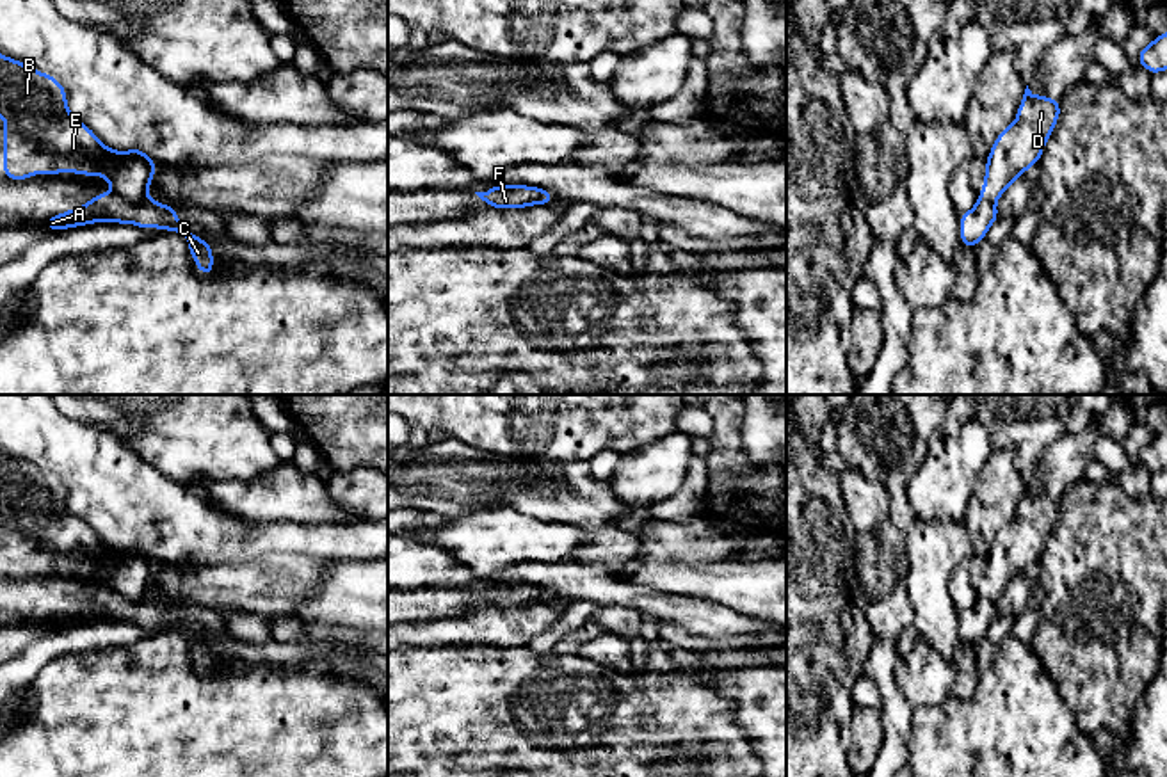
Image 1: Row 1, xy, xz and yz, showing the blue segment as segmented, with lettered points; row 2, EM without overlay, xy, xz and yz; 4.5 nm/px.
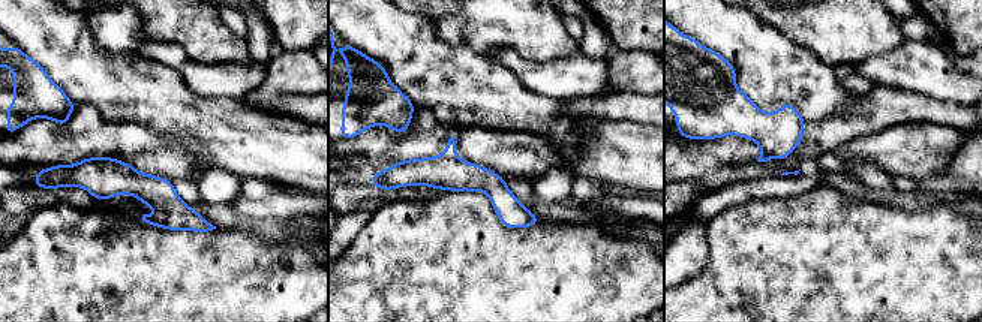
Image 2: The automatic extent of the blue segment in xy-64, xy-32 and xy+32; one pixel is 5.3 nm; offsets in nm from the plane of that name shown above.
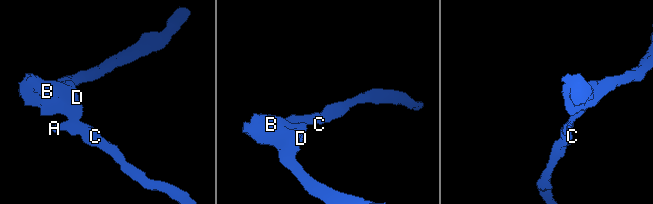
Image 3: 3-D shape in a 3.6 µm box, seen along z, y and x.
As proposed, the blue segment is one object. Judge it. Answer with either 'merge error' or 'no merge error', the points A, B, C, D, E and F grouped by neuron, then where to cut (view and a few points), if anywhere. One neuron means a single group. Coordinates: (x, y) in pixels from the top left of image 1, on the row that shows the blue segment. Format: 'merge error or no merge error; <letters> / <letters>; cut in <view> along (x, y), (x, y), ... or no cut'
merge error; A C F / B D E; cut in xy along (114, 191), (128, 200), (144, 198)

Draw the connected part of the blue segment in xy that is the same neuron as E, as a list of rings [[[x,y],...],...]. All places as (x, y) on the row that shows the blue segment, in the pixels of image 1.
[[[0,57],[4,180],[75,172],[101,176],[128,201],[146,197],[157,162],[139,148],[116,151],[68,110],[66,87],[34,66]]]

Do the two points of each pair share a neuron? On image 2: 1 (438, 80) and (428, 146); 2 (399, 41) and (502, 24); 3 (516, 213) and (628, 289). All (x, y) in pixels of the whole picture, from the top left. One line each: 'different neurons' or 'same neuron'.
1: different neurons
2: different neurons
3: different neurons

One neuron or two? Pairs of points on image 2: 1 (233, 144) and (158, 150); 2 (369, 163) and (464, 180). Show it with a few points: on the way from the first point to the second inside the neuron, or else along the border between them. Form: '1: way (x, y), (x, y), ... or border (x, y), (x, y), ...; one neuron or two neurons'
1: border (210, 150), (213, 165); two neurons
2: way (393, 172), (440, 172); one neuron

